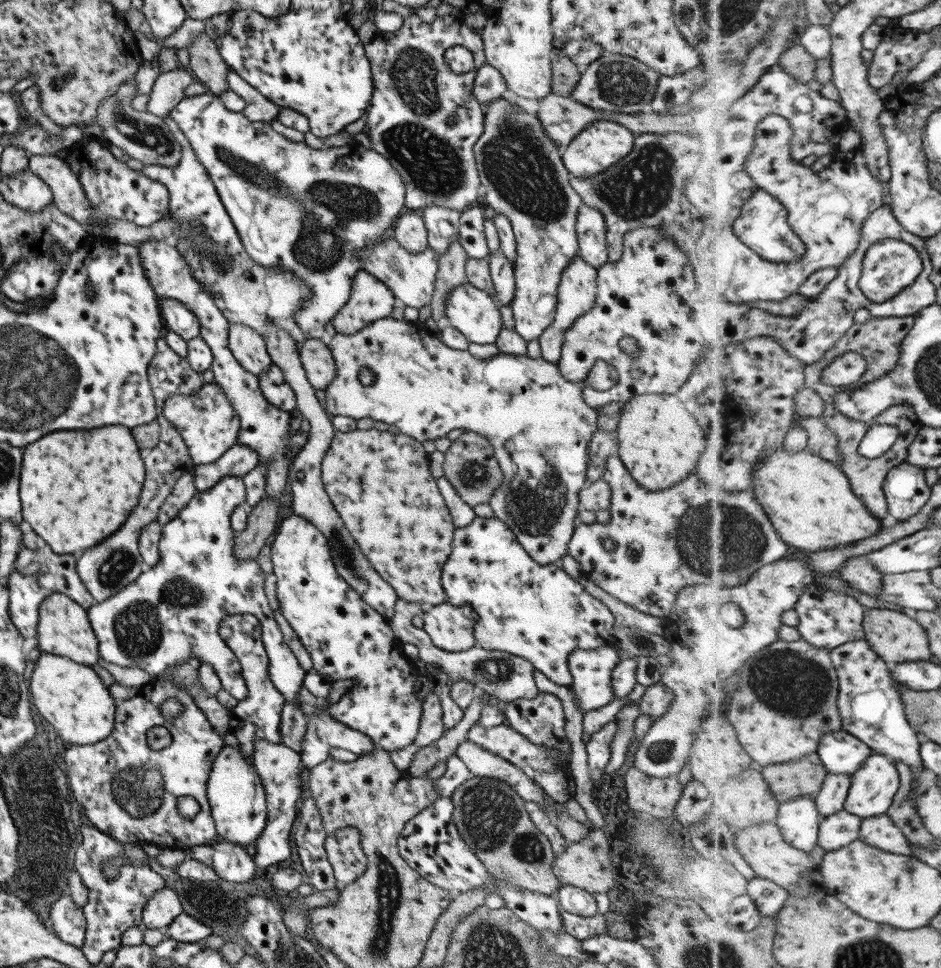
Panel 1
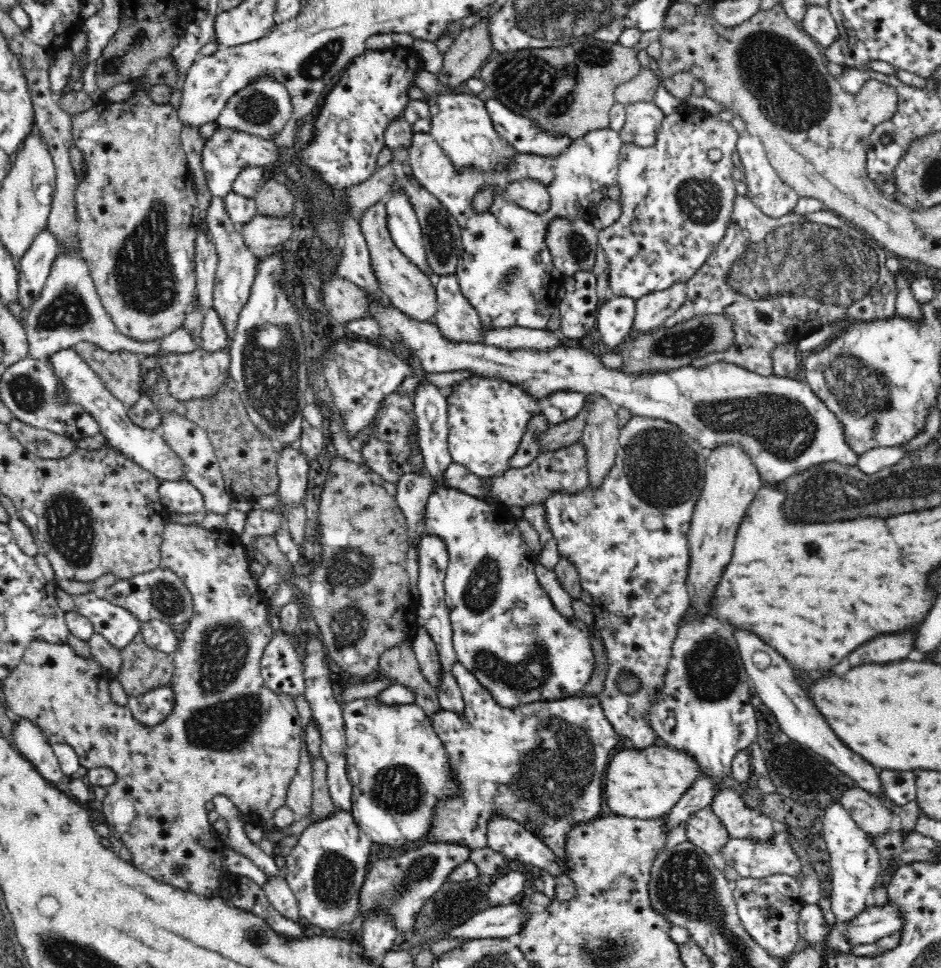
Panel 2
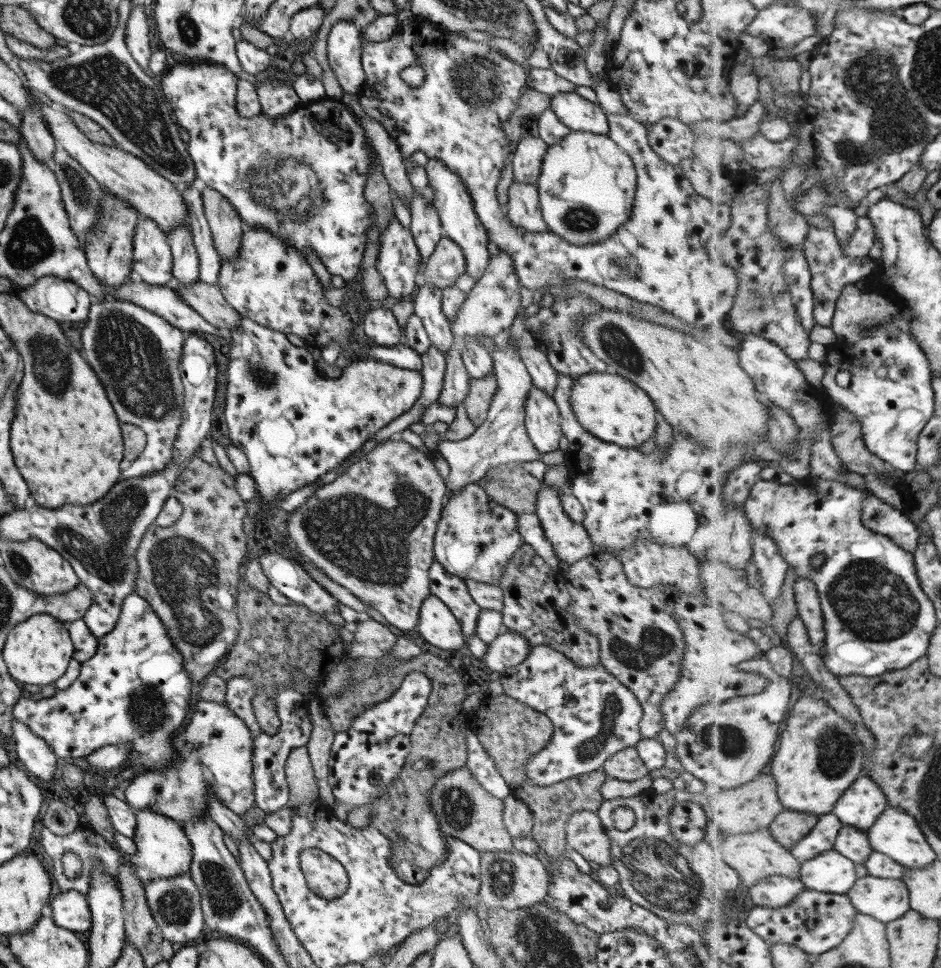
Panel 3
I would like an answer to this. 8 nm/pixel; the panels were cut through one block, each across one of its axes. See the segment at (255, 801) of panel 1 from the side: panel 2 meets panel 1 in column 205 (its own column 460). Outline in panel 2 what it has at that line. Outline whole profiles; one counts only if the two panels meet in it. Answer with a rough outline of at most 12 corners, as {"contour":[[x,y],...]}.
{"contour":[[343,707],[352,814],[425,840],[461,783],[422,708]]}

